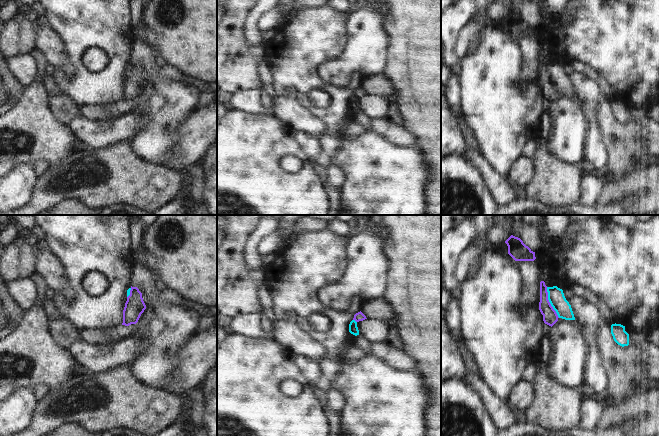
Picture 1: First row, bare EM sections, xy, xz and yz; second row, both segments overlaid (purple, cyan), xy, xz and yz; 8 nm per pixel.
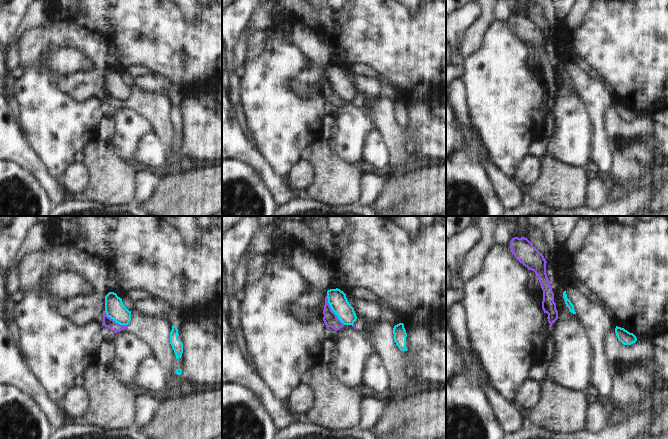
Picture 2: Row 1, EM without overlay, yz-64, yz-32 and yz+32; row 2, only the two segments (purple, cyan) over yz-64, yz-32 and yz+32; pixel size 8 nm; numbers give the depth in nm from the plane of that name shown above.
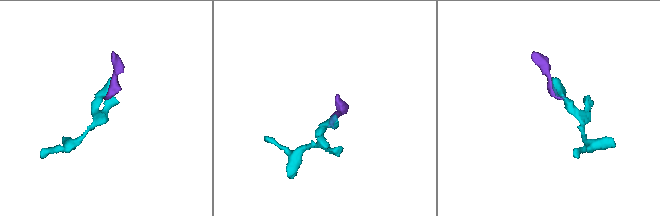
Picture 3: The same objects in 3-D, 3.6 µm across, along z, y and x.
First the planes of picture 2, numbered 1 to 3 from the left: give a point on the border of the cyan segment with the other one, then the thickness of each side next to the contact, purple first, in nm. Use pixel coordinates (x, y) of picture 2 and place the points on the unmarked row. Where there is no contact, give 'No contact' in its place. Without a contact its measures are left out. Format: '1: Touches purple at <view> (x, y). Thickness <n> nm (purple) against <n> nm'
1: Touches purple at yz-64 (114, 97). Thickness 80 nm (purple) against 160 nm
2: Touches purple at yz-32 (331, 86). Thickness 120 nm (purple) against 150 nm
3: No contact.

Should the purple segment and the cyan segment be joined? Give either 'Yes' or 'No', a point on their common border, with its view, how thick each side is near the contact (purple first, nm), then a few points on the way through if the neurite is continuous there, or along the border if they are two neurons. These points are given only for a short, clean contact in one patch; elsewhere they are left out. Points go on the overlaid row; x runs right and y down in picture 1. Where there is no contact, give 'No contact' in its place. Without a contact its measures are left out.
No. Touches purple at yz (549, 302). Thickness 120 nm (purple) against 130 nm. Boundary: yz (546, 287), (548, 301), (559, 317).

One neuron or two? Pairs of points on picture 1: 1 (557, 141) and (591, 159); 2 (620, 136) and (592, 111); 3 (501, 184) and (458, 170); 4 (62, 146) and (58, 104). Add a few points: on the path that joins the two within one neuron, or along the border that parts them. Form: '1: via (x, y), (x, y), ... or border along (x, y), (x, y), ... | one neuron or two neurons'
1: border along (588, 132), (585, 138), (583, 153), (586, 168) | two neurons
2: border along (607, 99), (598, 109), (598, 126), (603, 139) | two neurons
3: border along (467, 160), (478, 169), (493, 199) | two neurons
4: border along (49, 102), (49, 110), (52, 116), (66, 126) | two neurons

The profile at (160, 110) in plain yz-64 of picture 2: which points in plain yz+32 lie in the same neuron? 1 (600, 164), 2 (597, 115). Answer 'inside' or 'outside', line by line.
1: outside
2: outside

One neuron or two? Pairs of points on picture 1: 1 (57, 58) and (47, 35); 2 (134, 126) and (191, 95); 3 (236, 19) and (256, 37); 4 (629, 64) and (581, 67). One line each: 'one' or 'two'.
1: one
2: two
3: two
4: two

